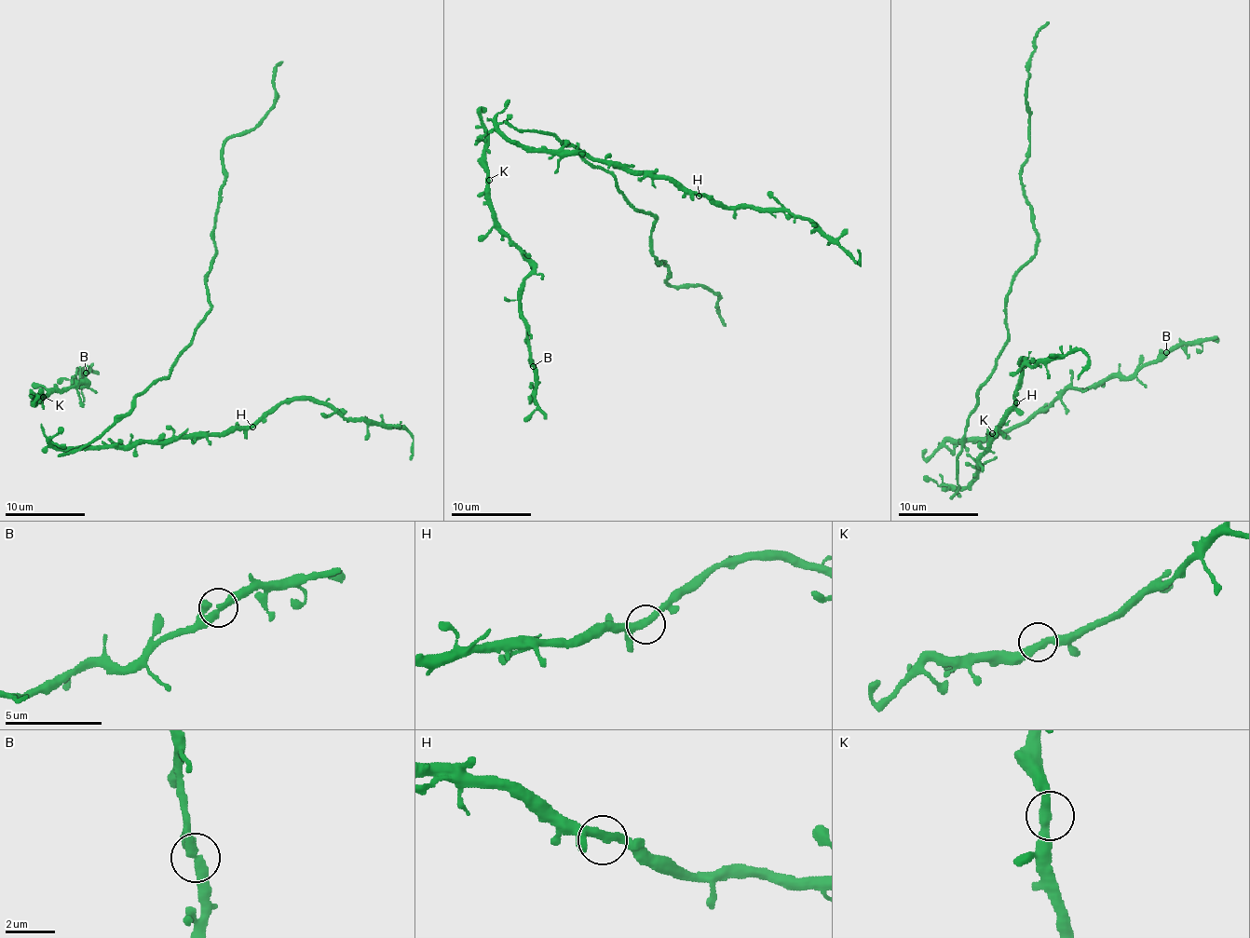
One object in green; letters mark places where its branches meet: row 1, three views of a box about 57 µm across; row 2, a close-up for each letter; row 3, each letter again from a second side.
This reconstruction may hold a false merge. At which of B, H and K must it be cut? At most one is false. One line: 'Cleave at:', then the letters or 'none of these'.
Cleave at: none of these

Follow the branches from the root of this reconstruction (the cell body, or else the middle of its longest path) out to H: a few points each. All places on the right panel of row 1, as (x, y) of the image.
H: (957, 465), (958, 488), (950, 497), (946, 491), (968, 485), (972, 481), (994, 428), (1016, 402)

